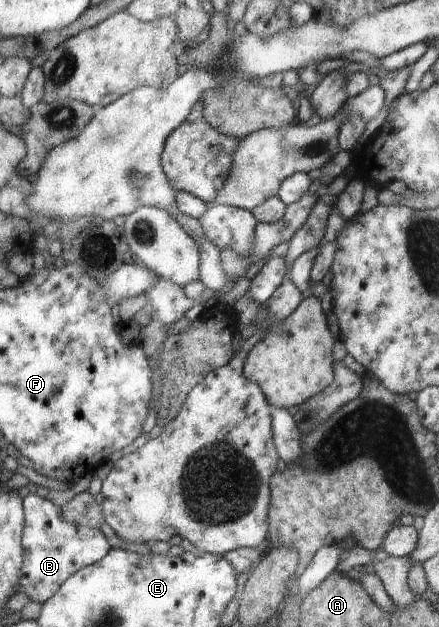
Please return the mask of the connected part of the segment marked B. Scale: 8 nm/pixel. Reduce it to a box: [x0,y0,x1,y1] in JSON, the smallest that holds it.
[21,492,111,603]

